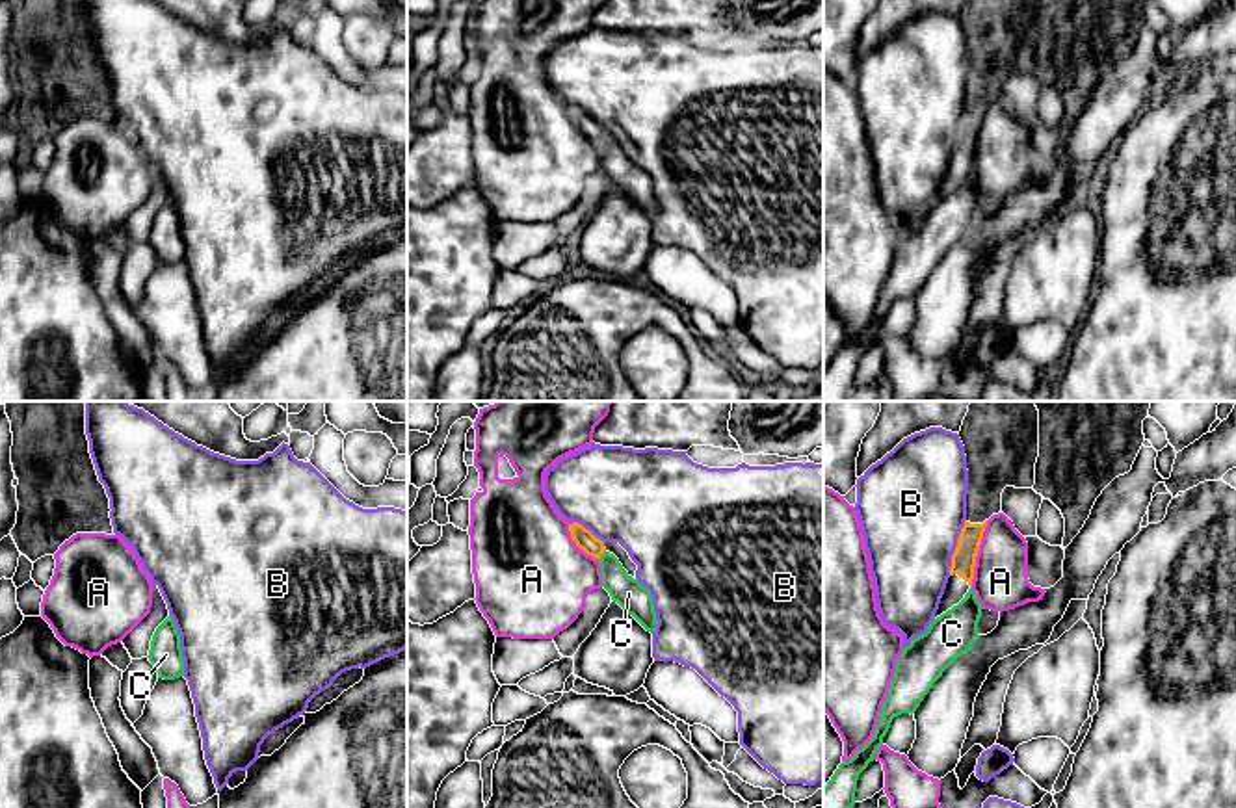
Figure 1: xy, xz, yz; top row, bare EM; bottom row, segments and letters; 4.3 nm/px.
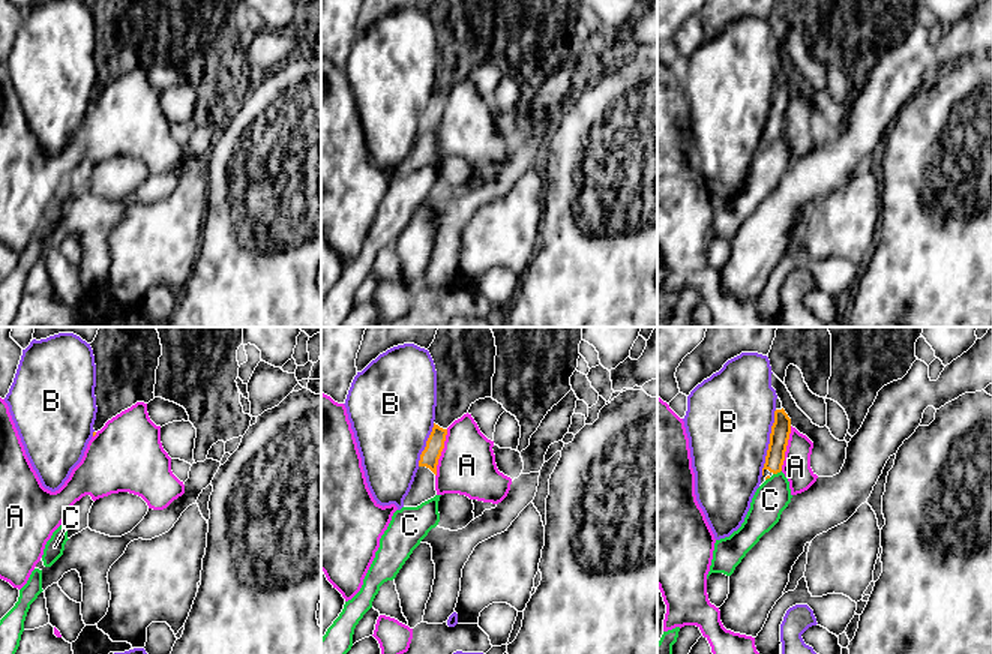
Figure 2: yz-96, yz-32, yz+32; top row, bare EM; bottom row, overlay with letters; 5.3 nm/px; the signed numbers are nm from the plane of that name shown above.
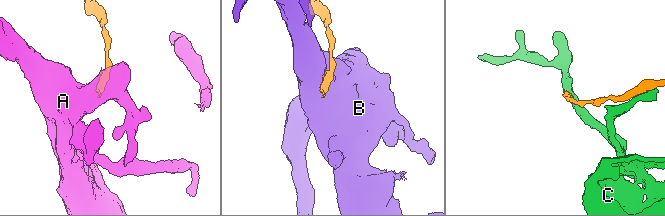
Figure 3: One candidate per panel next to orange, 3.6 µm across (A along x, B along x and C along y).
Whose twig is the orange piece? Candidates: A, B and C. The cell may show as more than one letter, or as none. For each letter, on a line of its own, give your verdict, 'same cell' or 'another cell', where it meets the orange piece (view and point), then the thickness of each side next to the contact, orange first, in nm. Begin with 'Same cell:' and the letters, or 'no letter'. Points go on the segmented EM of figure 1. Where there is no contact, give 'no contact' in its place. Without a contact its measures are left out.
Same cell: no letter
A: another cell; contact yz (976, 554); calibres 110 and 240 nm
B: another cell; contact yz (956, 547); calibres 110 and 460 nm
C: another cell; contact xz (601, 554); calibres 90 and 140 nm

